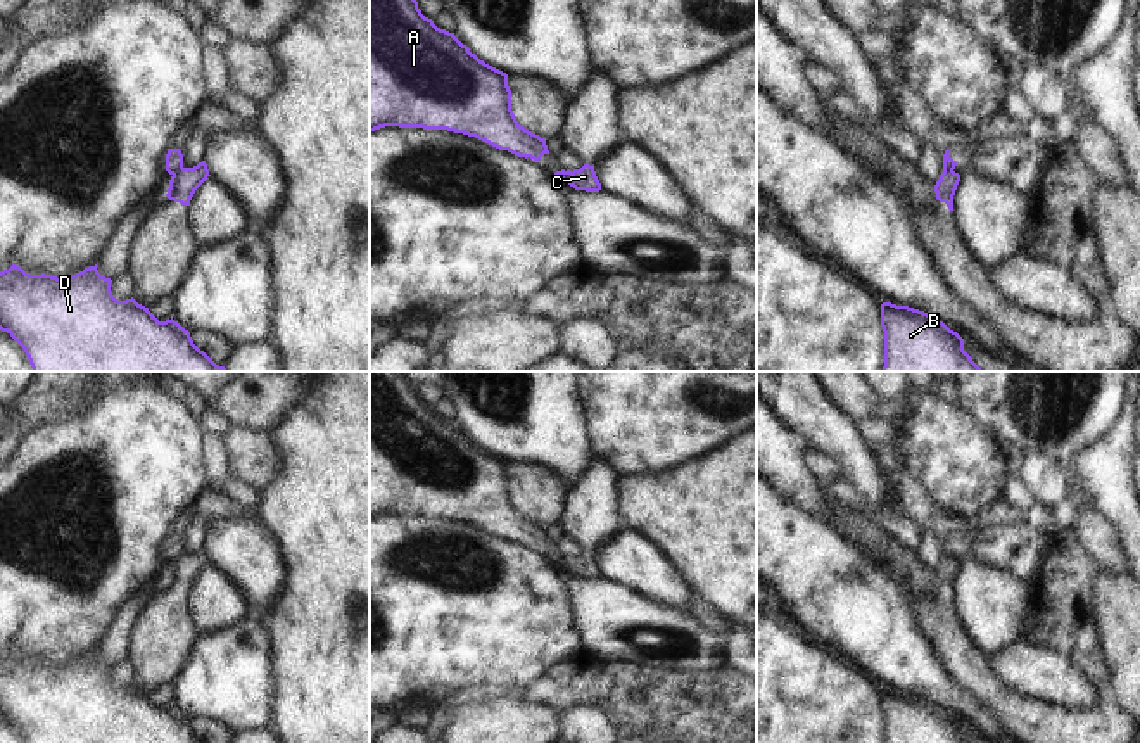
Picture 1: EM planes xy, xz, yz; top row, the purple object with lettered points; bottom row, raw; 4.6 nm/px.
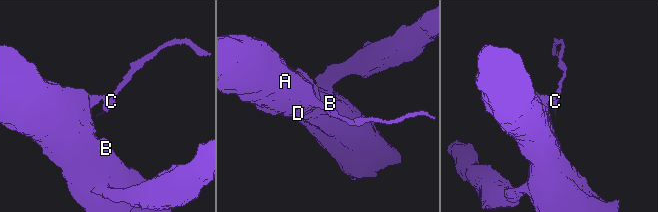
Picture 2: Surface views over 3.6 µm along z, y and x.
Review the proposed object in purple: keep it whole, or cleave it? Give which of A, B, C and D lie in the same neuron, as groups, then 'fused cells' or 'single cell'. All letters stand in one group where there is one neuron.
A B D / C; fused cells

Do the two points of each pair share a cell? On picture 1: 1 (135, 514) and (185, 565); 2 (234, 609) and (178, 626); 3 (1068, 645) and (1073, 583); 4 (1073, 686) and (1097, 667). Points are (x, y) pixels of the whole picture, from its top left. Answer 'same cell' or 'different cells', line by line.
1: different cells
2: different cells
3: same cell
4: different cells

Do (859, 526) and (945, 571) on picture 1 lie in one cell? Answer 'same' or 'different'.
different

